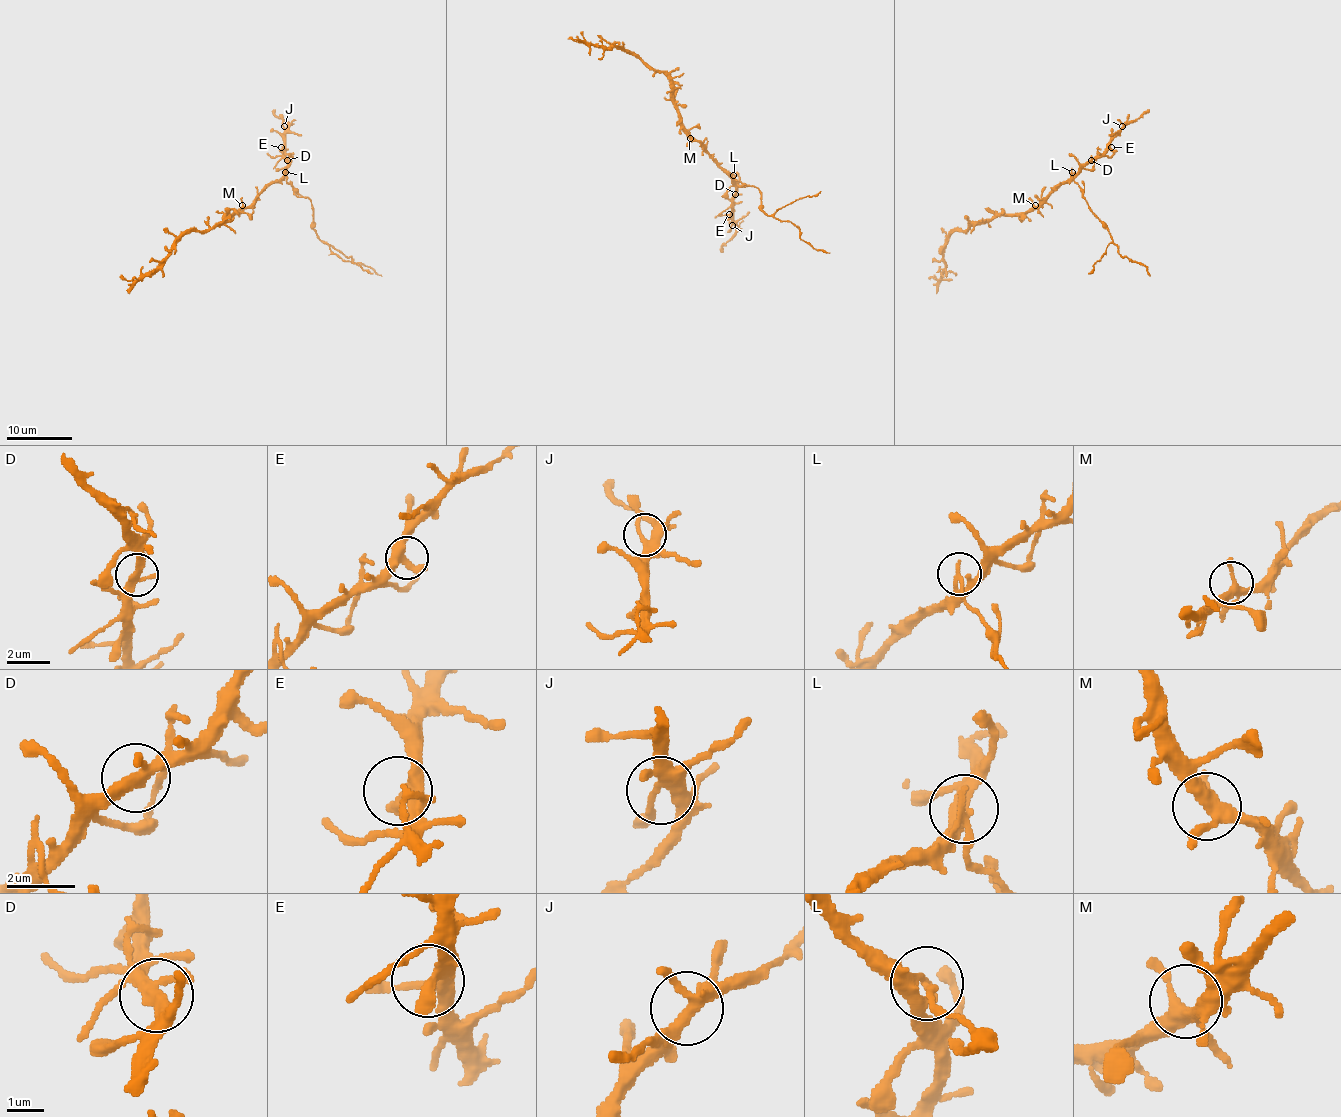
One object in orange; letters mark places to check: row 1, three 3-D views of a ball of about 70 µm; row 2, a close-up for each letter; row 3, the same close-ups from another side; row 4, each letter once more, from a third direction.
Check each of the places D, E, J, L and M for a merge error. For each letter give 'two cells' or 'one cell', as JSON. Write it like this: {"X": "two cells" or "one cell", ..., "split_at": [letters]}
{"D": "one cell", "E": "one cell", "J": "one cell", "L": "two cells", "M": "one cell", "split_at": ["L"]}

